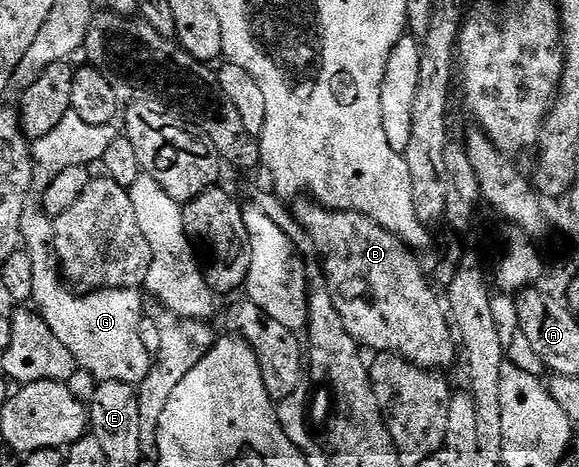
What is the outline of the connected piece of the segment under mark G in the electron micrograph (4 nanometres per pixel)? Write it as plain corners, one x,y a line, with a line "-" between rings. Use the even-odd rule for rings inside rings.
25,207
20,223
20,238
23,251
28,253
32,267
32,298
31,303
35,311
45,320
47,326
54,332
70,354
76,359
79,367
85,368
93,375
97,382
113,380
133,386
140,385
151,368
153,353
144,345
140,337
140,311
144,304
140,301
140,292
135,288
98,288
81,294
73,290
62,279
59,261
54,247
54,220
44,215
39,207

